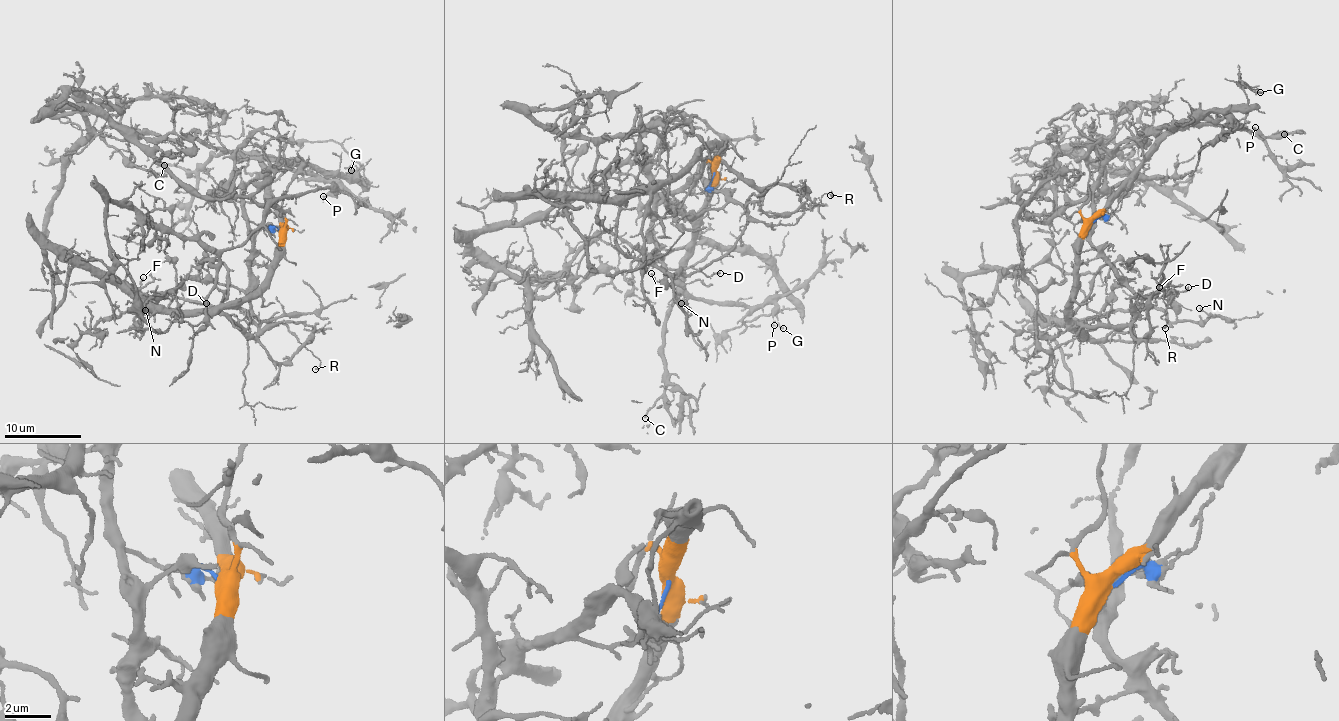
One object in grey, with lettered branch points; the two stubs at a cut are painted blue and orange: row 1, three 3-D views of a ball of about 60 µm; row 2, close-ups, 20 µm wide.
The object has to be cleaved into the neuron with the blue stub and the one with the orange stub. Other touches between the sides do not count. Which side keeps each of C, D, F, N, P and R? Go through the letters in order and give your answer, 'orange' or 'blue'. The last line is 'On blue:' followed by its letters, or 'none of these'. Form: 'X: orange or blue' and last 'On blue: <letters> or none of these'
C: orange
D: blue
F: blue
N: orange
P: orange
R: blue
On blue: D, F, R

